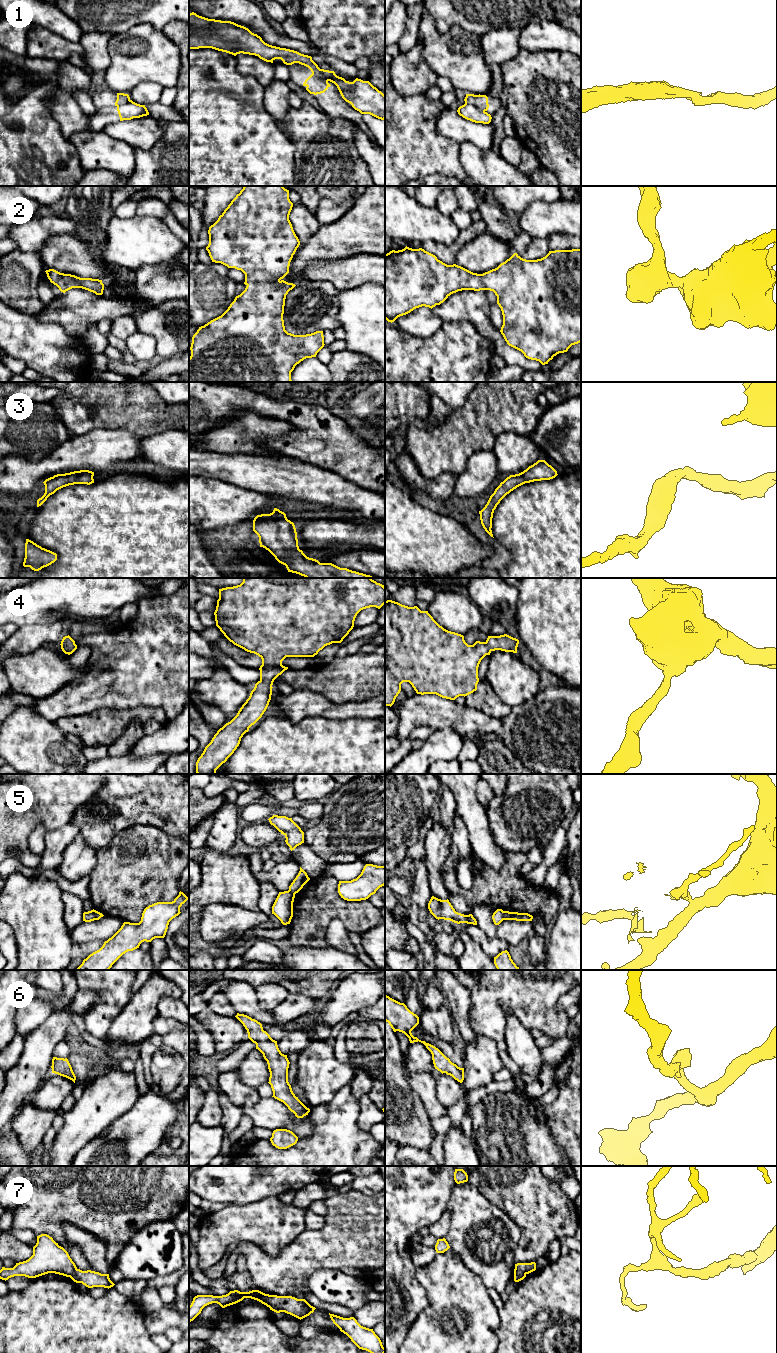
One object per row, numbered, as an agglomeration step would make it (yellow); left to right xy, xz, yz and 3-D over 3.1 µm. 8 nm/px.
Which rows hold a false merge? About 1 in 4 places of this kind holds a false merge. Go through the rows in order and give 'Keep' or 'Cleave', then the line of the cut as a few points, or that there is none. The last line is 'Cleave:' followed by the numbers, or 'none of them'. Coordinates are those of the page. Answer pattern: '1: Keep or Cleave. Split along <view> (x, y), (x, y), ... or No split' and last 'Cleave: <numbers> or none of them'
1: Cleave. Split along yz (465, 102), (471, 103), (484, 111)
2: Keep. No split
3: Keep. No split
4: Keep. No split
5: Cleave. Split along yz (503, 911), (504, 919)
6: Keep. No split
7: Cleave. Split along xz (269, 1295), (269, 1305), (275, 1311)
Cleave: 1, 5, 7

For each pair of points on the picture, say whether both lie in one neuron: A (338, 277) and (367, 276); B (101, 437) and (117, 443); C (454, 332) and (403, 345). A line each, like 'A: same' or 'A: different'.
A: same
B: same
C: same

